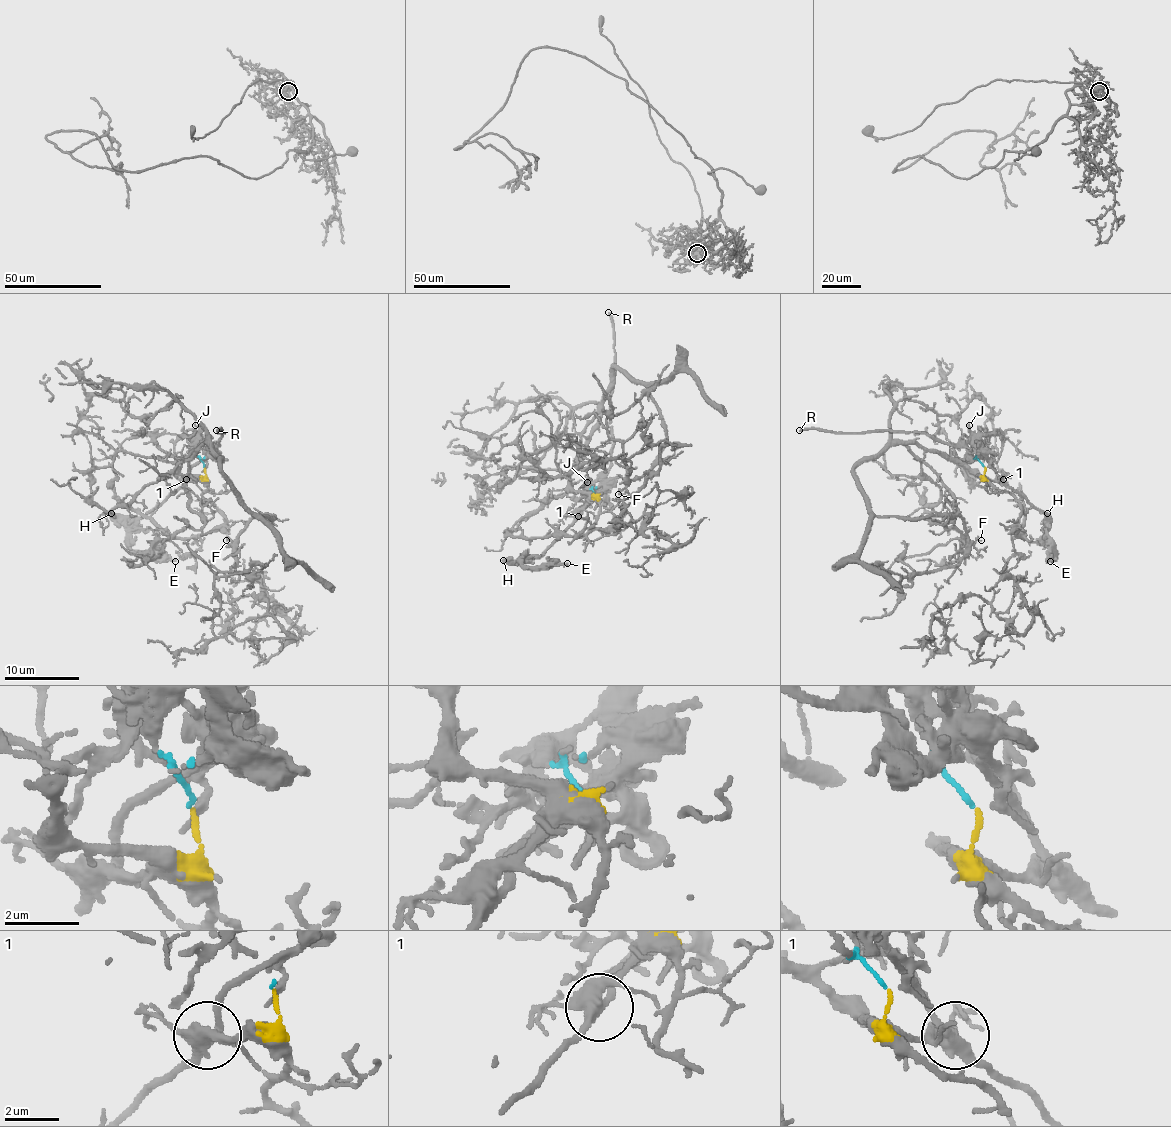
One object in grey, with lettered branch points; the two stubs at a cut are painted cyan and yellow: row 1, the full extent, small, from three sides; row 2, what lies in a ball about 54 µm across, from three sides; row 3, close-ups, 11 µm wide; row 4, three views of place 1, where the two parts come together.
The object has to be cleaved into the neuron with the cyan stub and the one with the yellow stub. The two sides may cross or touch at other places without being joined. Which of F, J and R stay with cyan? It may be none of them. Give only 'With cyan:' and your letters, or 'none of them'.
With cyan: J, R

